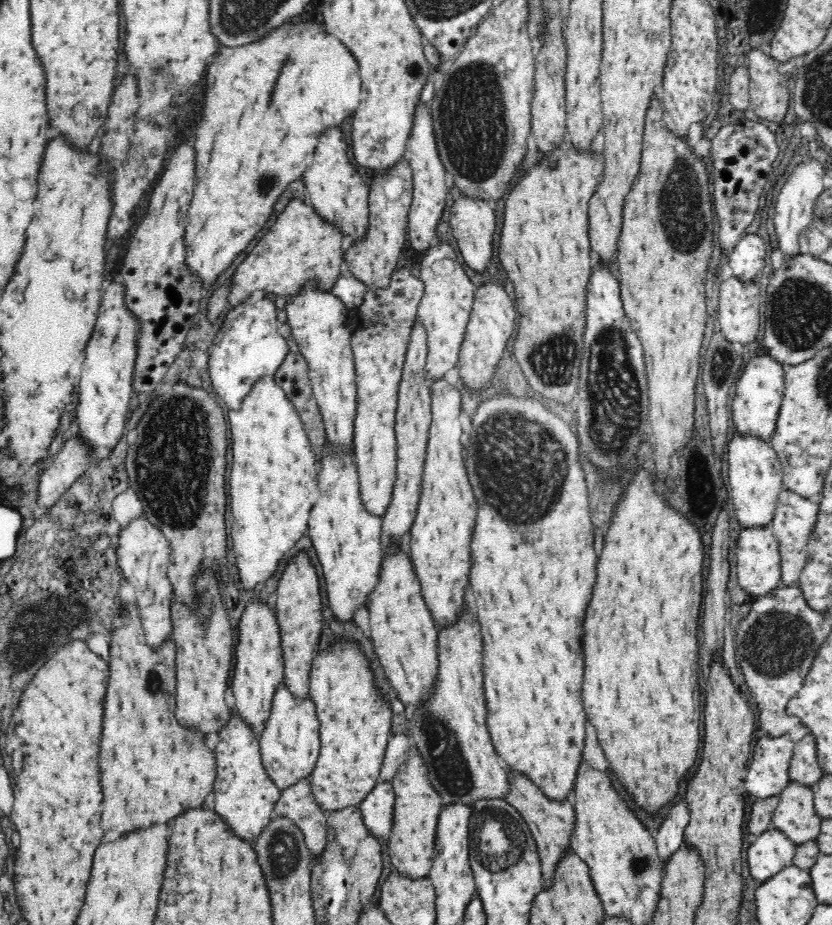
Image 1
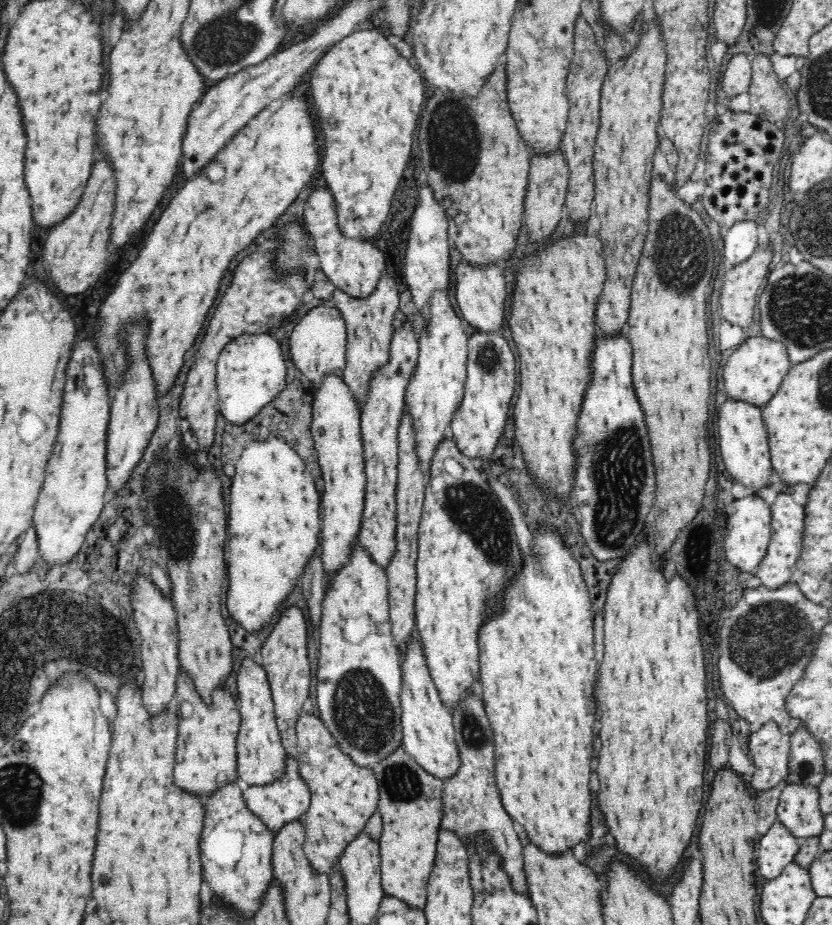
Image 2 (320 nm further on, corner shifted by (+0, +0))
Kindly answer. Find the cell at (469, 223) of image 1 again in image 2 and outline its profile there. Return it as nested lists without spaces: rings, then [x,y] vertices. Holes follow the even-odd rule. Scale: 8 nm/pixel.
[[[460,261],[456,268],[455,298],[463,320],[474,328],[474,332],[501,334],[504,316],[506,316],[504,313],[506,282],[501,269],[496,265],[472,267],[466,261]]]

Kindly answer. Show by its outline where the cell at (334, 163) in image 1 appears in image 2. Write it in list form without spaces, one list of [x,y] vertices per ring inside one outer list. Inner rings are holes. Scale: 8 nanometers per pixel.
[[[318,187],[313,190],[306,201],[303,218],[310,239],[314,242],[313,247],[319,256],[321,271],[336,289],[356,299],[367,299],[378,288],[378,282],[382,280],[381,276],[386,273],[384,255],[371,241],[350,239],[342,235],[336,217],[336,204],[328,188]]]

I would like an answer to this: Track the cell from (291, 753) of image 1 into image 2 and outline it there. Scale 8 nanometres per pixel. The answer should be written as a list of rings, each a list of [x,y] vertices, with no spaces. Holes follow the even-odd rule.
[[[296,757],[287,758],[285,775],[272,784],[255,787],[243,786],[242,788],[242,797],[244,797],[244,803],[246,803],[248,811],[252,815],[256,815],[274,836],[285,824],[302,820],[305,812],[309,809],[310,791],[308,791],[304,779],[298,773],[297,762]]]

